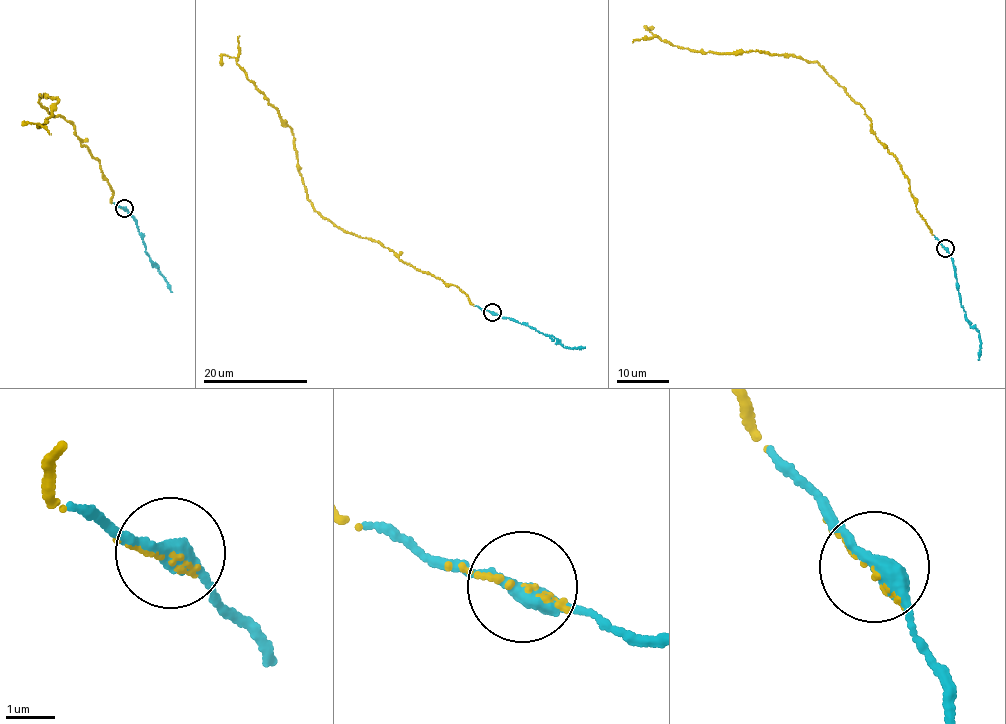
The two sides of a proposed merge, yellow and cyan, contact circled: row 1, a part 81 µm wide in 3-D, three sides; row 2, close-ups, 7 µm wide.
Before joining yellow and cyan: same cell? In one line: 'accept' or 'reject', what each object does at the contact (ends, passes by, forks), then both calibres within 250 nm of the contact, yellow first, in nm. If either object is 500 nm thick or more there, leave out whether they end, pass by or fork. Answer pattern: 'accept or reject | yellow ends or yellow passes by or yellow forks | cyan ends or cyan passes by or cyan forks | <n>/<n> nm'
accept | yellow ends | cyan passes by | 100/340 nm

